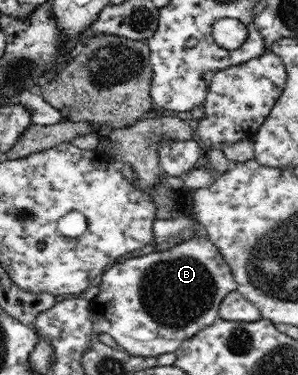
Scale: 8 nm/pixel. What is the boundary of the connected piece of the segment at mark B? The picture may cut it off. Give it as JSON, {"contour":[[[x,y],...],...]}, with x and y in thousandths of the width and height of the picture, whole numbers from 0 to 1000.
{"contour":[[[644,635],[557,672],[503,672],[497,683],[460,683],[383,701],[349,723],[326,763],[329,784],[302,800],[309,891],[366,891],[409,936],[460,952],[513,952],[587,941],[611,909],[644,901],[668,880],[711,869],[735,851],[735,821],[748,795],[795,773],[795,752],[775,712],[735,675],[735,659],[685,635]]]}

